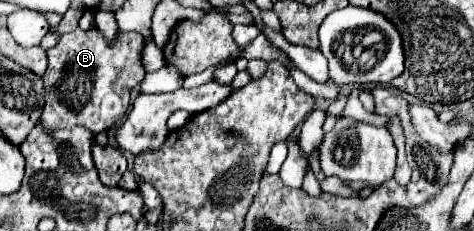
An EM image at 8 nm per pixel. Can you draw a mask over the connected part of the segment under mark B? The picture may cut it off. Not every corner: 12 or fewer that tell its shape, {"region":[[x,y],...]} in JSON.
{"region":[[98,28],[48,50],[42,128],[120,124],[142,36]]}

